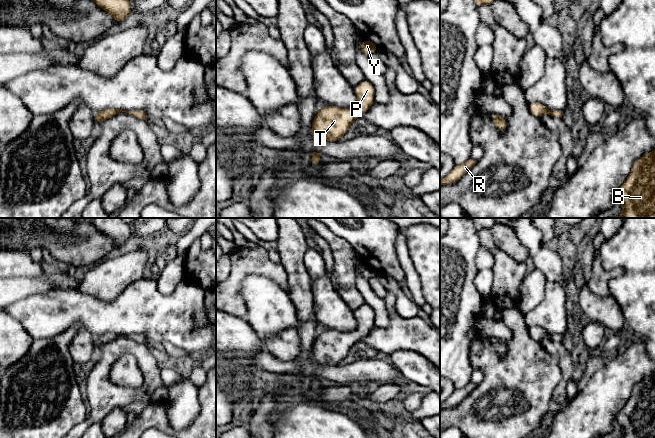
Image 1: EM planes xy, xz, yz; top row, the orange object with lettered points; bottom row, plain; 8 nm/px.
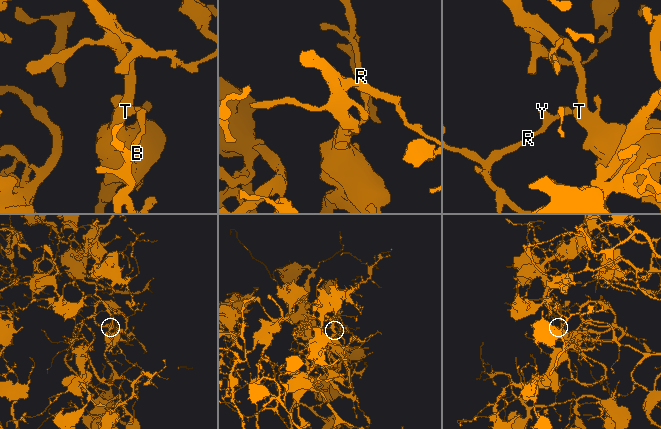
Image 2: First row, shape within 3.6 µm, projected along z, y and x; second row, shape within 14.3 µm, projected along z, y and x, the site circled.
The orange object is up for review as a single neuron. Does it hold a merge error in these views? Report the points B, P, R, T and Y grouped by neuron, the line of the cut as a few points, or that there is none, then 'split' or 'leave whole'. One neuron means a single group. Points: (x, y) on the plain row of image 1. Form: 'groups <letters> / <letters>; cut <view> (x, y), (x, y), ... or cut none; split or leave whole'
groups B P R T Y; cut none; leave whole

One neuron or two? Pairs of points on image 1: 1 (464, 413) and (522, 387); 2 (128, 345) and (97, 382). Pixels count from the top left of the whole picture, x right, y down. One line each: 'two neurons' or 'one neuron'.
1: one neuron
2: one neuron

